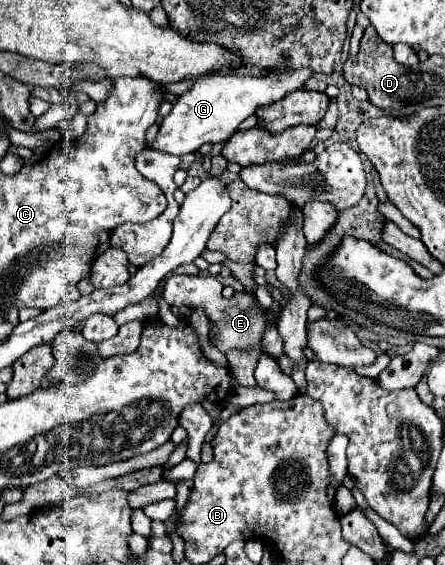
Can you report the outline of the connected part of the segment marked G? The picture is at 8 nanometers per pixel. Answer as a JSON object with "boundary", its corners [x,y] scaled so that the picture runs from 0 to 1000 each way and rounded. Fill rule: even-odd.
{"boundary":[[[699,122],[667,126],[609,126],[600,136],[515,136],[515,133],[470,133],[434,147],[434,154],[398,172],[384,200],[362,214],[353,242],[339,257],[344,267],[380,274],[416,274],[443,267],[461,253],[506,253],[537,225],[546,211],[569,204],[578,189],[618,182],[645,165],[676,158],[681,147],[703,133]]]}

